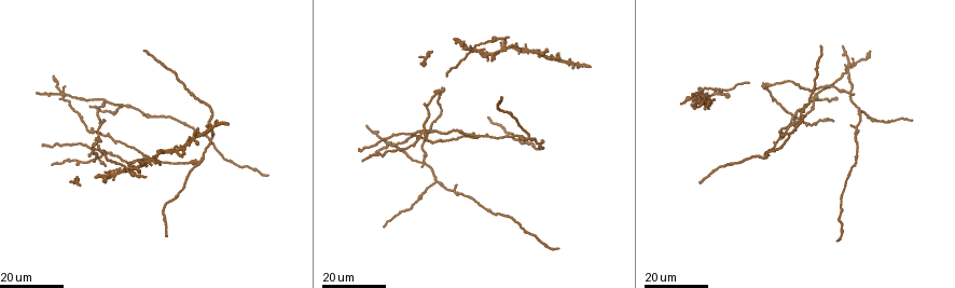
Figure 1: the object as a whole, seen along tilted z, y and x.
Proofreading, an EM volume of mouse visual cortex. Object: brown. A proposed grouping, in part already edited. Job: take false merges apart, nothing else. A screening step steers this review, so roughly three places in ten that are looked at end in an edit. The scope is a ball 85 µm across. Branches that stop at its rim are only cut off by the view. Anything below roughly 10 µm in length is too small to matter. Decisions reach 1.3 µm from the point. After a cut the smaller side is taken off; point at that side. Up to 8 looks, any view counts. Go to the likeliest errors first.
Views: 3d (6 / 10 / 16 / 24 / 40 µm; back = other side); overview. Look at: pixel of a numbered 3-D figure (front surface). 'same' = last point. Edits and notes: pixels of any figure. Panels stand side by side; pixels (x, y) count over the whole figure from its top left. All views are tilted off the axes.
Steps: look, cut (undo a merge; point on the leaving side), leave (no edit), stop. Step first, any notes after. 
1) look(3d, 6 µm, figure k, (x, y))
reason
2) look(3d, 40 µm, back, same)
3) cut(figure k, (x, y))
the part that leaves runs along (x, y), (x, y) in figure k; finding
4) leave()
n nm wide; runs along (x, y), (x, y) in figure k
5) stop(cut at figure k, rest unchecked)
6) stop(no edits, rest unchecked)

look(3d, 24 µm, figure 1, (849, 93))
four-way junction

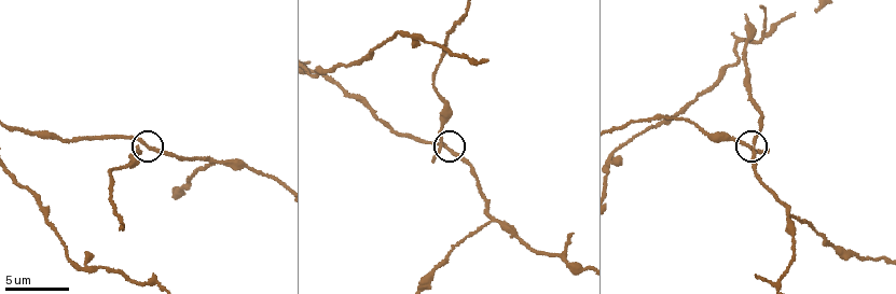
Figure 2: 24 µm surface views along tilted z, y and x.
look(3d, 10 µm, figure 2, (755, 146))

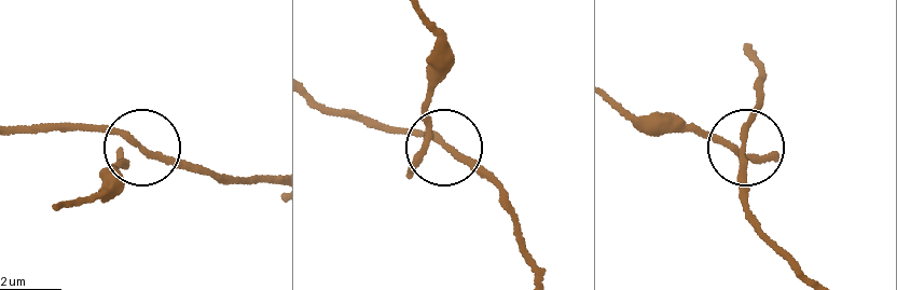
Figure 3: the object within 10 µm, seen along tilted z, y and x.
look(3d, 10 µm, back, figure 3, (441, 146))

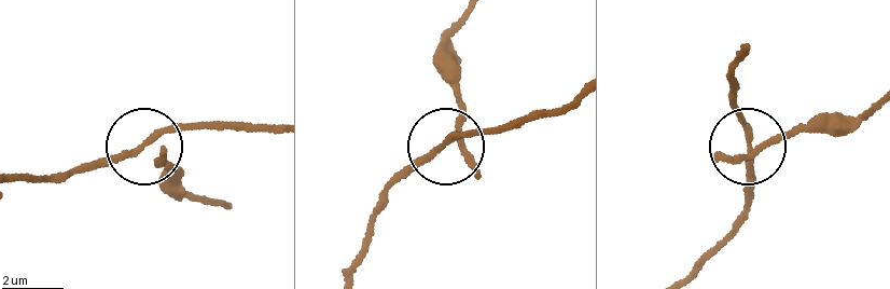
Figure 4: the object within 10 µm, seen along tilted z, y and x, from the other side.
leave()
runs along (268, 128), (160, 135), (151, 156), (185, 187) in figure 4; continuous, no second cell

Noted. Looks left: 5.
look(3d, 10 µm, figure 2, (488, 224))
three arms meet

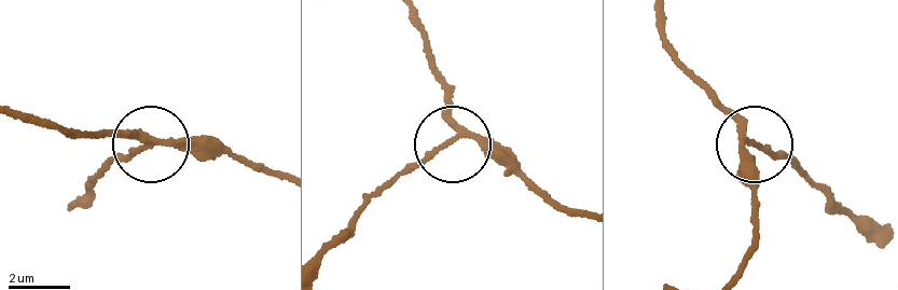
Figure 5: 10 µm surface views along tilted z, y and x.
look(3d, 10 µm, back, figure 5, (454, 137))

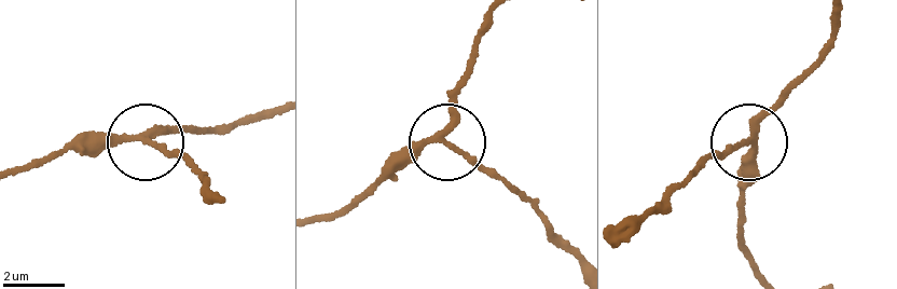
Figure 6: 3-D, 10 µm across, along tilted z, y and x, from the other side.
cut(figure 6, (167, 151))
side arm 25 µm; the part that leaves runs along (145, 139), (179, 155), (212, 195) in figure 6; a second cell is stuck on

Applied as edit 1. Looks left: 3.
look(overview)

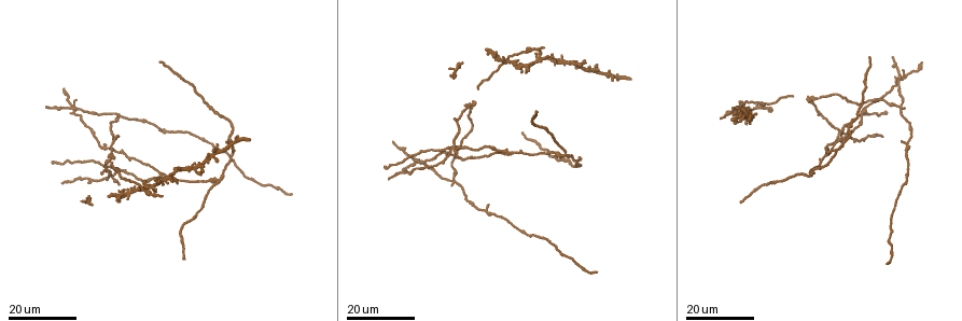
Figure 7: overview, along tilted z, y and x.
look(3d, 24 µm, figure 7, (906, 143))
three arms meet

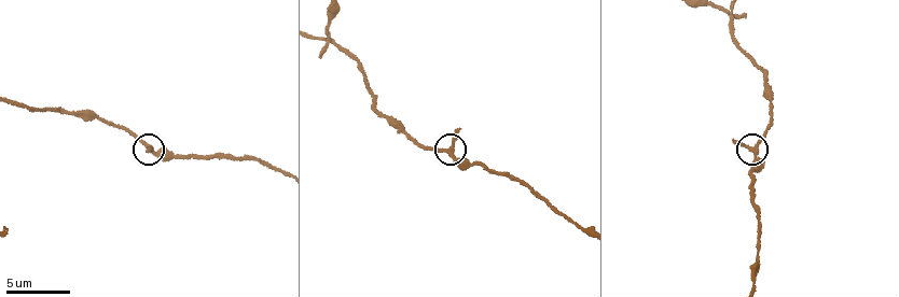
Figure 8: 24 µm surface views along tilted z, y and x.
look(3d, 10 µm, figure 8, (446, 151))

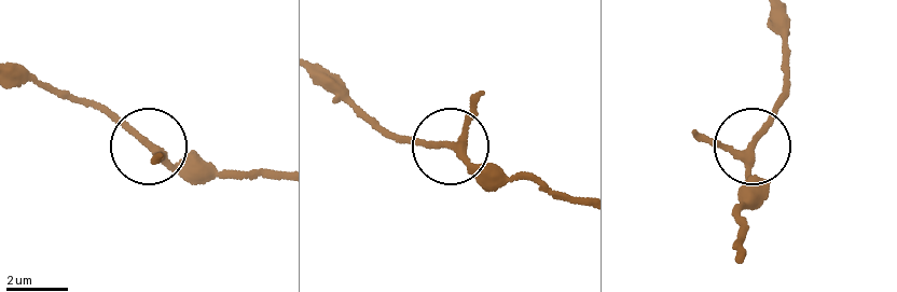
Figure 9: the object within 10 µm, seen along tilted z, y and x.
leave()
runs along (771, 18), (784, 74), (751, 156), (762, 200) in figure 9; one cell here

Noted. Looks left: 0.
stop(cut at figure 6, rest unchecked)

